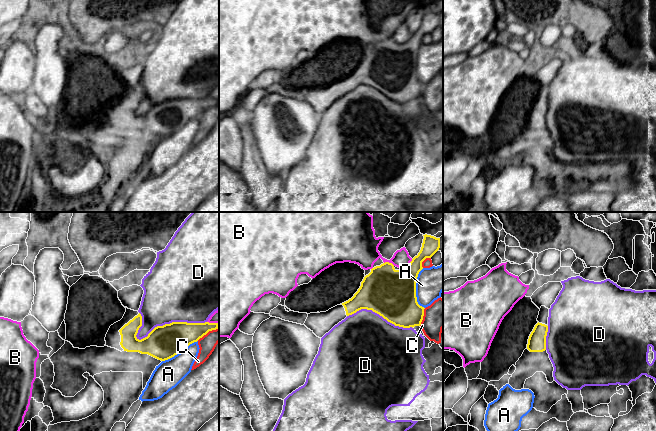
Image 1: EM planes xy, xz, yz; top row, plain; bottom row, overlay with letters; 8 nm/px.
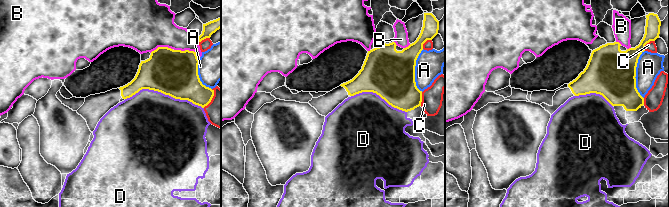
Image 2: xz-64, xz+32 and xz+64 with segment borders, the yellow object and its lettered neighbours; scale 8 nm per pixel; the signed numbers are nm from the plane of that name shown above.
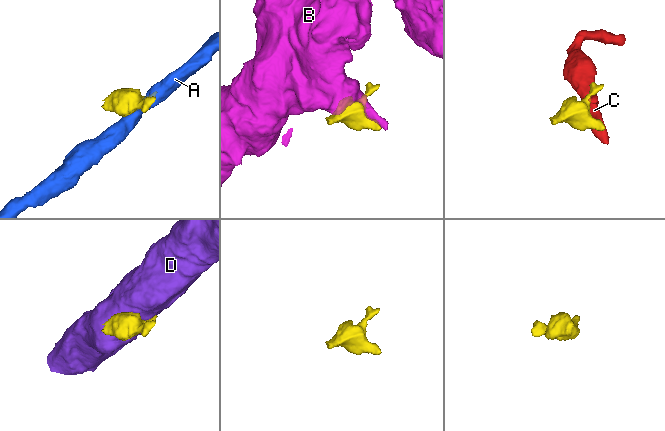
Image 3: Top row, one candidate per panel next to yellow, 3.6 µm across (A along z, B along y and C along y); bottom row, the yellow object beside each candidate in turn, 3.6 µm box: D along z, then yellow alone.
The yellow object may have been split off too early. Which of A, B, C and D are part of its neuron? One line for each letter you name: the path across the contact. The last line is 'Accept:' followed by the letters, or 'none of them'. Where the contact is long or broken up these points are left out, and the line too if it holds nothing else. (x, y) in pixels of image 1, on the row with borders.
Accept: none of them

